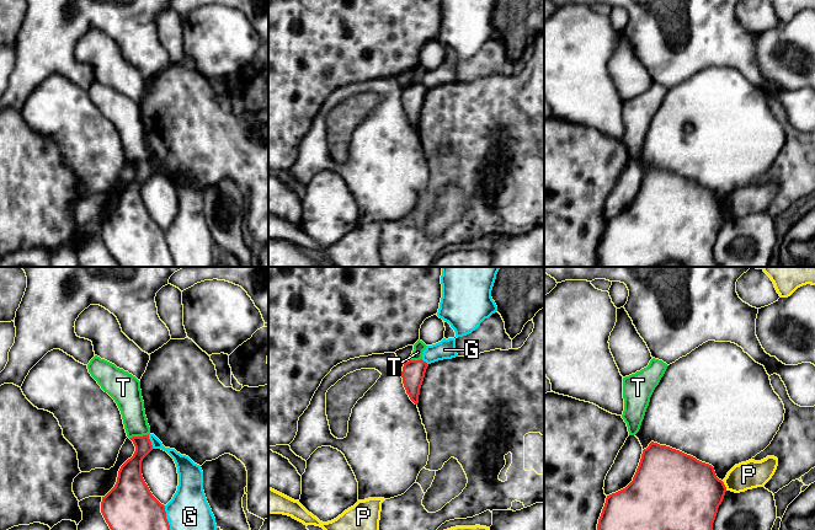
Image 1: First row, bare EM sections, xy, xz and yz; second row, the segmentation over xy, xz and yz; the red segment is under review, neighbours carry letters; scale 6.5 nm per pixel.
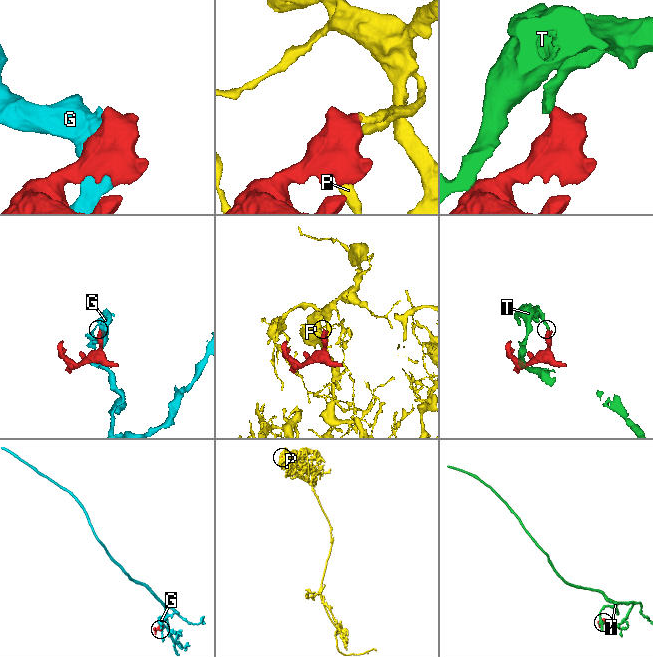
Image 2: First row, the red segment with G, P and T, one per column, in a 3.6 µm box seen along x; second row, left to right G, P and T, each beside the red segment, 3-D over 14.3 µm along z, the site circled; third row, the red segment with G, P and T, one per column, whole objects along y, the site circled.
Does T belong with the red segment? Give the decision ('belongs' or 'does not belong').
does not belong

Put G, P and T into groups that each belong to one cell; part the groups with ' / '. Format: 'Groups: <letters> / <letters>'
Groups: G / P / T

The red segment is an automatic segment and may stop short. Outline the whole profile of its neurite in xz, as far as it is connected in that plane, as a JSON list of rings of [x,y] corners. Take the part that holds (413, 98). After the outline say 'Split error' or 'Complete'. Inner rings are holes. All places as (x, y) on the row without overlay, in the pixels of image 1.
[[[409,85],[404,87],[401,102],[403,108],[406,114],[406,118],[409,119],[410,124],[417,129],[419,128],[419,119],[420,113],[425,102],[425,97],[428,89],[420,85]]]. Complete

